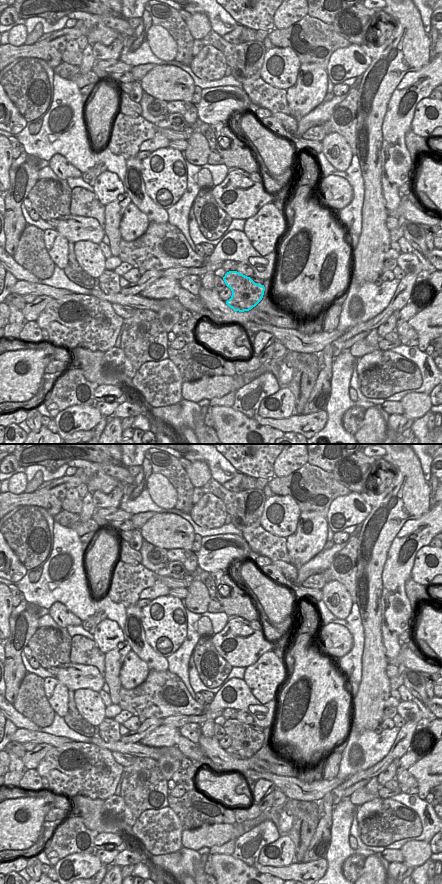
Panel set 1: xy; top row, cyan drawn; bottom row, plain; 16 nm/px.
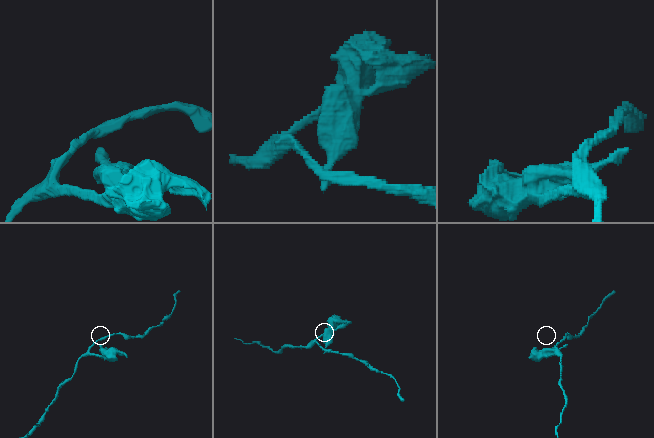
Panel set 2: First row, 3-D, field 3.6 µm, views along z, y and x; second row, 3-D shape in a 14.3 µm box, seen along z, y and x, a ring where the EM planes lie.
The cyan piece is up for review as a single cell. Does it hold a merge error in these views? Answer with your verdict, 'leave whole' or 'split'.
split

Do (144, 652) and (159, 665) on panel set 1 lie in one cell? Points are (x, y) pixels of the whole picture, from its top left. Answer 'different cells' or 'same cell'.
same cell

